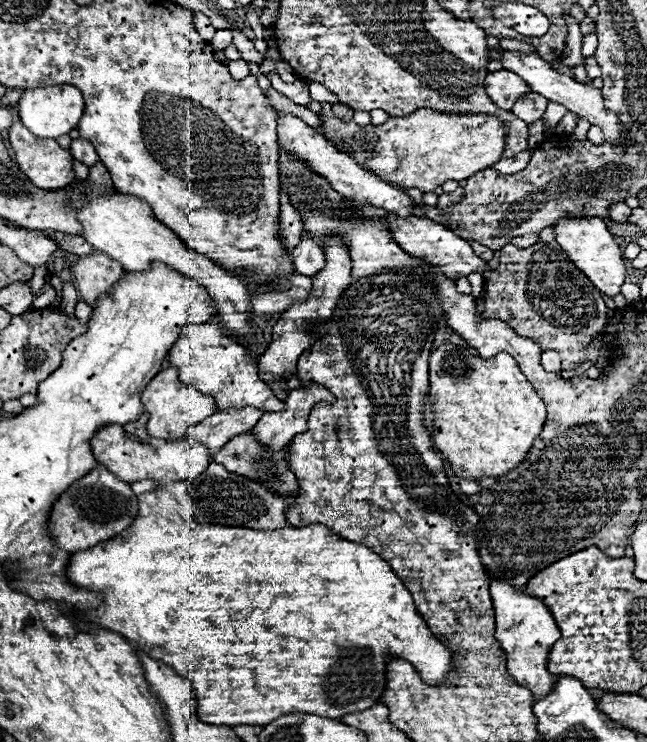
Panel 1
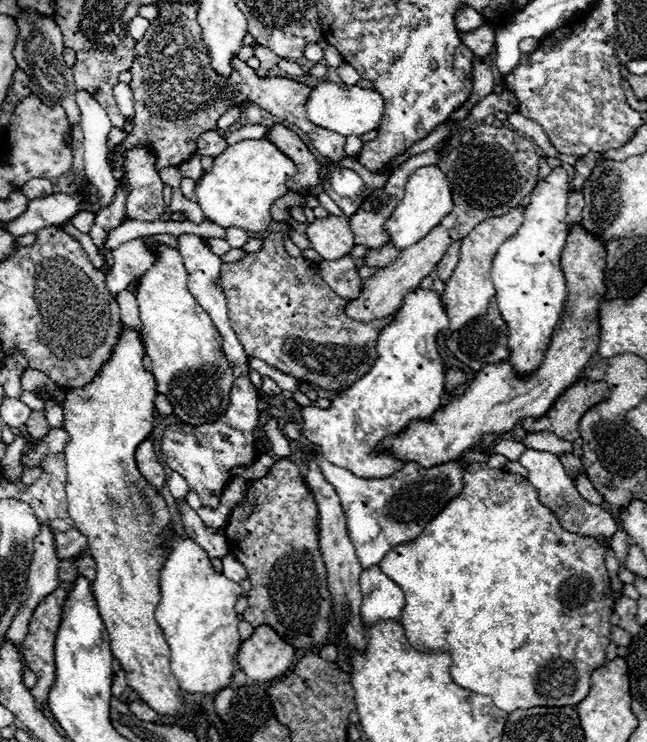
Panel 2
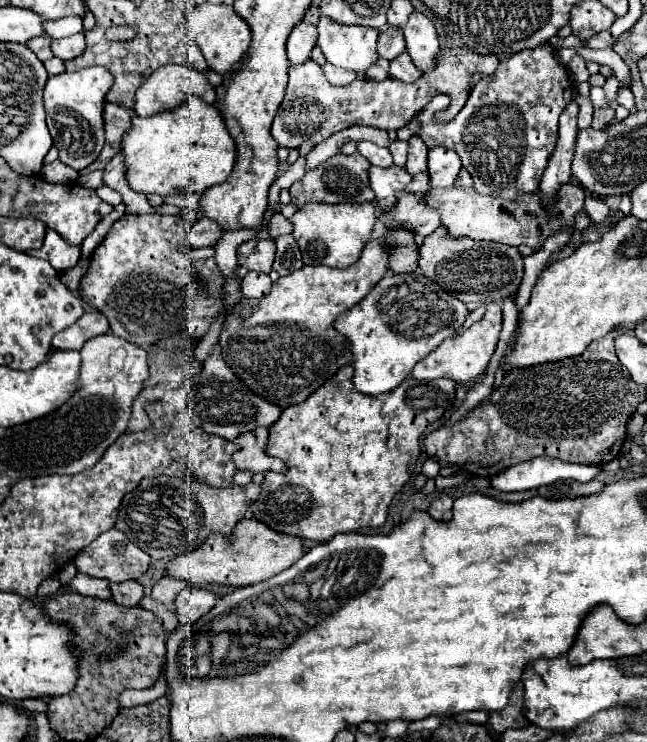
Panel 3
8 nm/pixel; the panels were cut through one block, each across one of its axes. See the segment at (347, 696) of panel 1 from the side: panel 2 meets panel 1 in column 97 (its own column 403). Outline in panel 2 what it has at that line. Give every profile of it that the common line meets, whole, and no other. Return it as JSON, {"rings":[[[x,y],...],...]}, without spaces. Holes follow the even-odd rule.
{"rings":[[[472,462],[464,474],[464,496],[460,496],[460,500],[452,500],[452,504],[448,504],[448,508],[444,508],[444,512],[440,512],[440,516],[436,516],[428,528],[424,528],[424,536],[418,536],[412,540],[412,544],[402,544],[400,548],[388,552],[388,556],[384,556],[380,562],[380,568],[402,588],[406,596],[406,606],[400,612],[400,624],[404,626],[404,634],[410,646],[420,652],[448,652],[452,656],[452,680],[466,690],[490,696],[500,710],[510,714],[516,708],[528,710],[534,706],[576,706],[588,696],[590,674],[606,660],[606,646],[610,642],[612,628],[610,616],[614,612],[614,602],[610,602],[610,586],[606,584],[606,550],[608,548],[604,542],[592,536],[578,536],[564,530],[552,510],[540,504],[536,488],[520,474],[510,474],[486,464]]]}

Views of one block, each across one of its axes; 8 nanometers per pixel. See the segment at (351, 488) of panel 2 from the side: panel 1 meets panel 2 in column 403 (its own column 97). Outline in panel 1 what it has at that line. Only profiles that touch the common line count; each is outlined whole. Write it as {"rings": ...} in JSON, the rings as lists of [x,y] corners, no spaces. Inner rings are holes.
{"rings":[[[98,466],[82,480],[72,484],[54,504],[50,512],[50,530],[60,548],[68,552],[88,550],[100,542],[106,542],[122,534],[138,516],[138,496],[130,484],[118,480],[112,472]]]}

